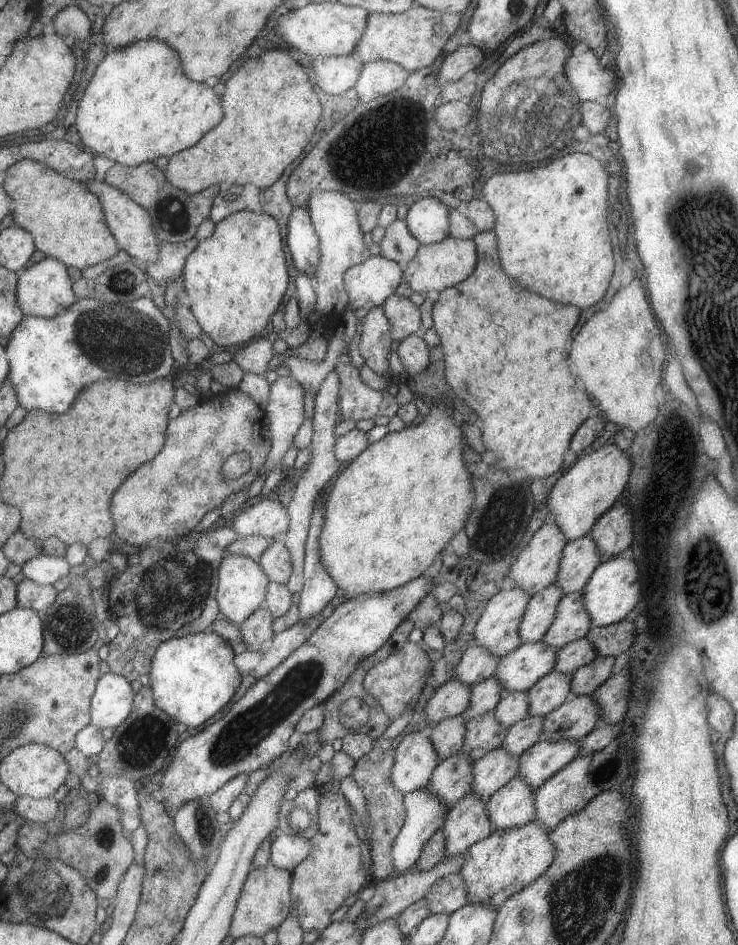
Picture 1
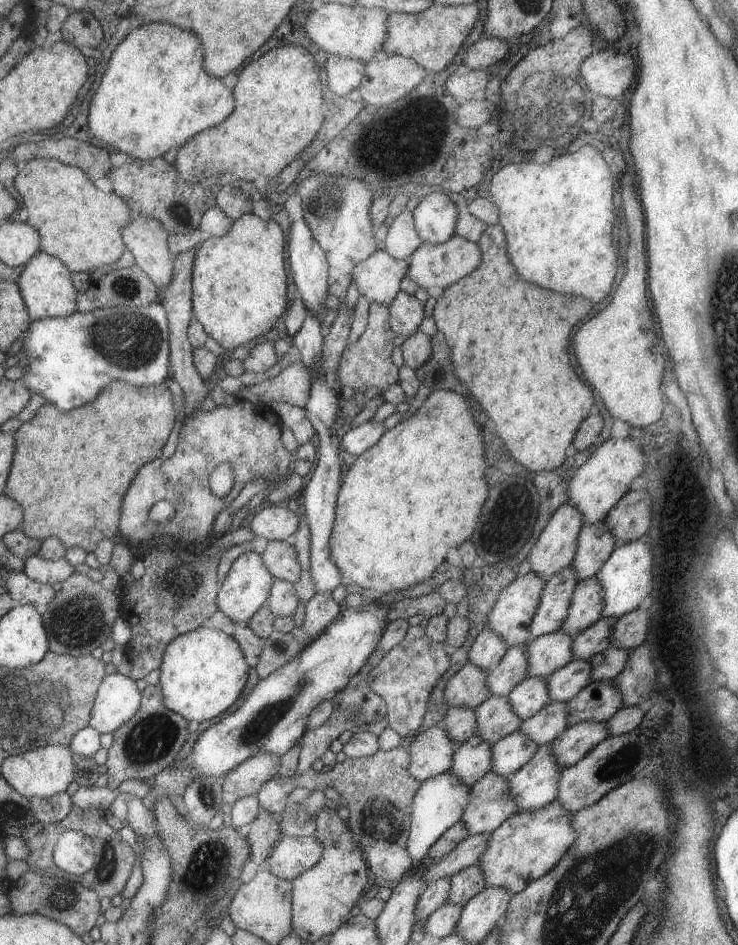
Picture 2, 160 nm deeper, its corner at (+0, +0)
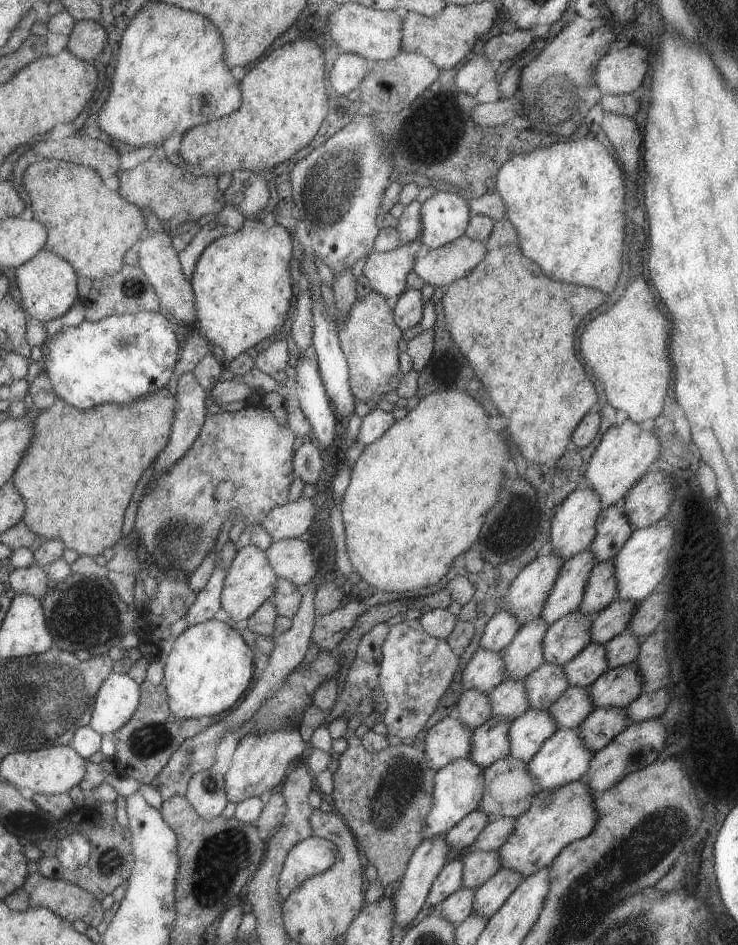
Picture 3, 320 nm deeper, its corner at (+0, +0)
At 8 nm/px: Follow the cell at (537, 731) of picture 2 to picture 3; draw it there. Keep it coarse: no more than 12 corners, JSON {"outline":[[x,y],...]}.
{"outline":[[569,686],[545,712],[577,729],[595,709],[587,687]]}

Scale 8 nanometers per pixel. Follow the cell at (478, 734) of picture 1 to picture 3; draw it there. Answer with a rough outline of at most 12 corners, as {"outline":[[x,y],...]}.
{"outline":[[523,679],[489,690],[495,718],[508,723],[529,709]]}

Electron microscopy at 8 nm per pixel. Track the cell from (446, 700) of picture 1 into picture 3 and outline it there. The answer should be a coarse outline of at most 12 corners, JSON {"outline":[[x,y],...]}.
{"outline":[[478,649],[461,672],[461,689],[488,694],[505,679],[498,652]]}

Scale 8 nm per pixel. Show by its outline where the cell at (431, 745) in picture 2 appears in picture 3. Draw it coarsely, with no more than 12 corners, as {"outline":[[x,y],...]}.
{"outline":[[455,715],[429,728],[427,766],[468,758],[471,732]]}

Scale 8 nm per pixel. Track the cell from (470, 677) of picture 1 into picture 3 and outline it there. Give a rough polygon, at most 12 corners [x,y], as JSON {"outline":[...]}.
{"outline":[[502,608],[487,622],[479,648],[499,652],[519,628]]}

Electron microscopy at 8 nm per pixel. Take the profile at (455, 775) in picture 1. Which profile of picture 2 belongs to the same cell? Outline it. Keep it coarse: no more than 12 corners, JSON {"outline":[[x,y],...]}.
{"outline":[[477,735],[455,747],[449,772],[473,786],[491,769]]}

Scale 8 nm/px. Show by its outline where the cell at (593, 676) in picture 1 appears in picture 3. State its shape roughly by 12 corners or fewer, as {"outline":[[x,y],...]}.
{"outline":[[627,629],[603,645],[607,668],[635,663],[640,639]]}

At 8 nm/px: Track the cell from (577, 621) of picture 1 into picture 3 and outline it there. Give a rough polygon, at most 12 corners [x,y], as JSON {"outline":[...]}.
{"outline":[[613,559],[589,570],[578,611],[595,616],[617,599]]}

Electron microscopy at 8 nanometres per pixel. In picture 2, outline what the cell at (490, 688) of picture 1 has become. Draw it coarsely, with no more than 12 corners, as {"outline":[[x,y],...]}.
{"outline":[[525,645],[509,646],[485,676],[491,696],[507,697],[527,677]]}

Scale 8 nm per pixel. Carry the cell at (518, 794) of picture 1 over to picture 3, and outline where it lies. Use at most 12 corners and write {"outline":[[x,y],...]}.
{"outline":[[557,730],[528,761],[537,790],[584,777],[592,754]]}

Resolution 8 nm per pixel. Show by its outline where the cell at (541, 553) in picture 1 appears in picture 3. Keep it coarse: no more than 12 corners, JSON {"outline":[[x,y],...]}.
{"outline":[[572,491],[553,516],[551,552],[562,562],[588,549],[599,498]]}

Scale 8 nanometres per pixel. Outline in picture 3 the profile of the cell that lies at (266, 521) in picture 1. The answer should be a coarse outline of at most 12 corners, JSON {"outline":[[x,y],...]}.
{"outline":[[311,498],[269,510],[272,541],[298,538],[317,510]]}

